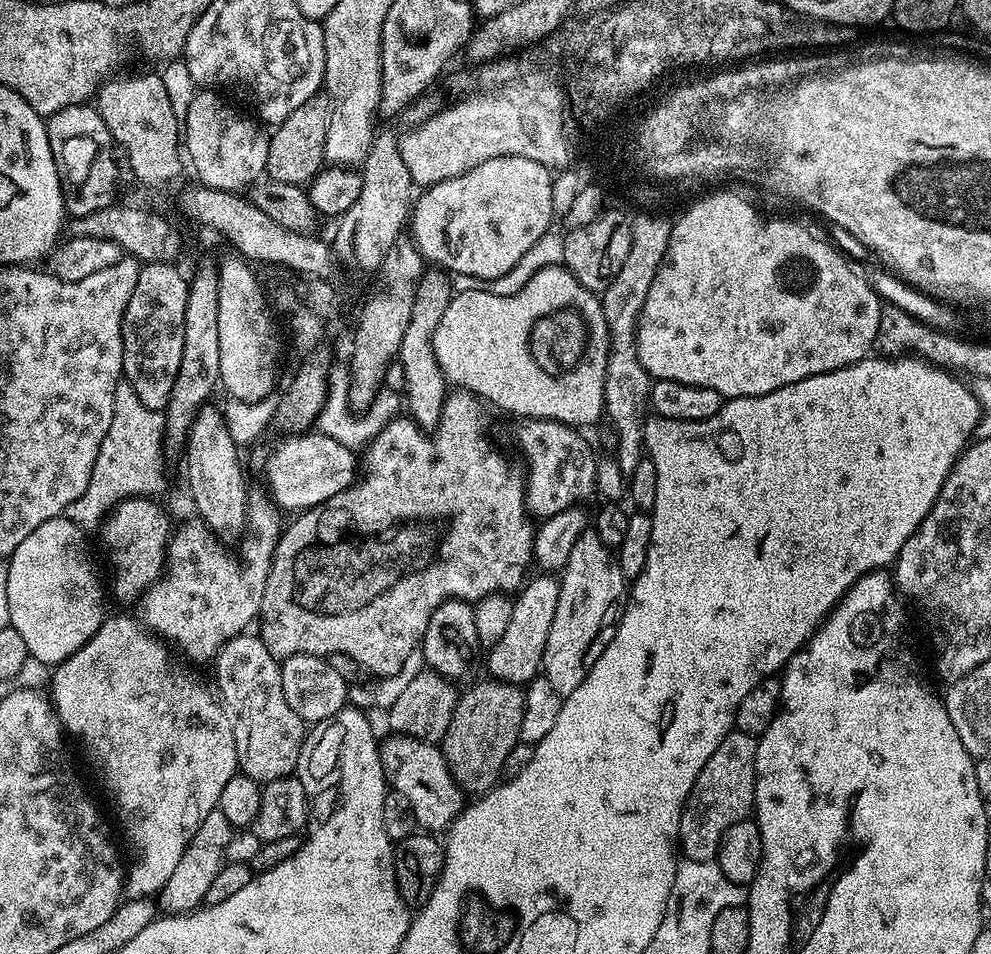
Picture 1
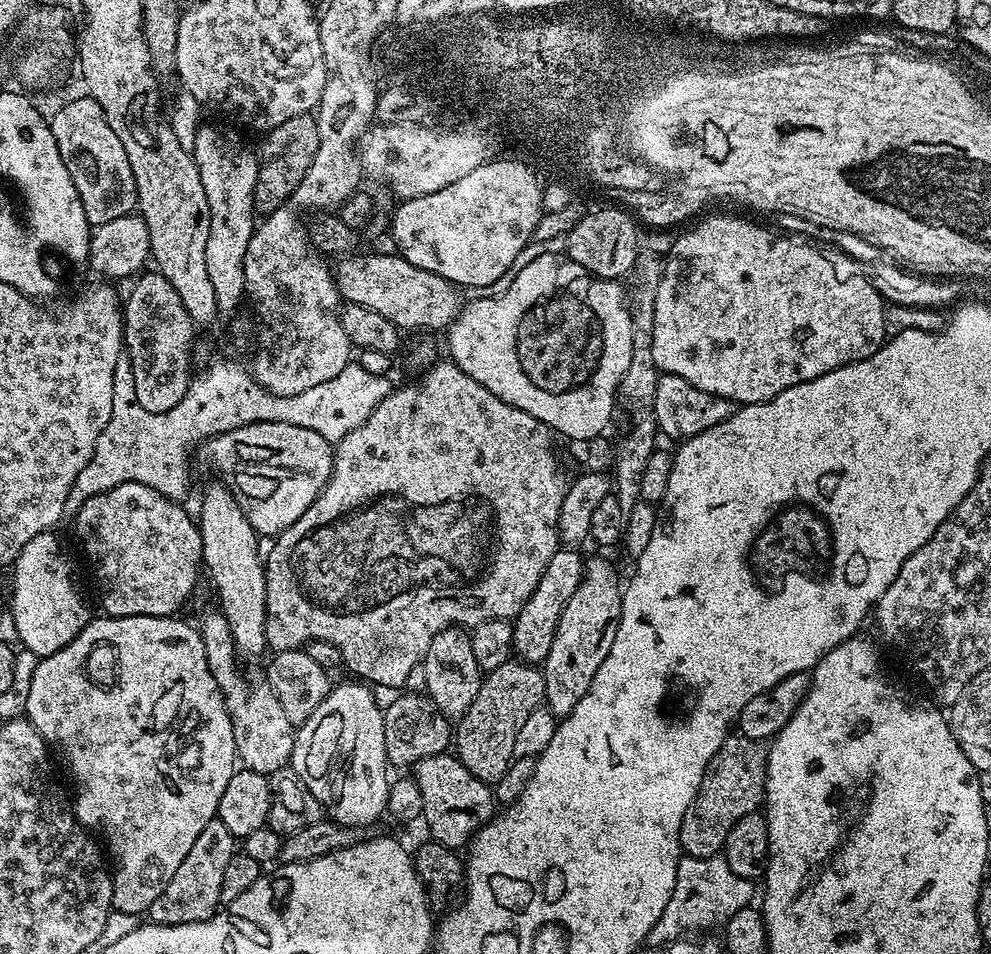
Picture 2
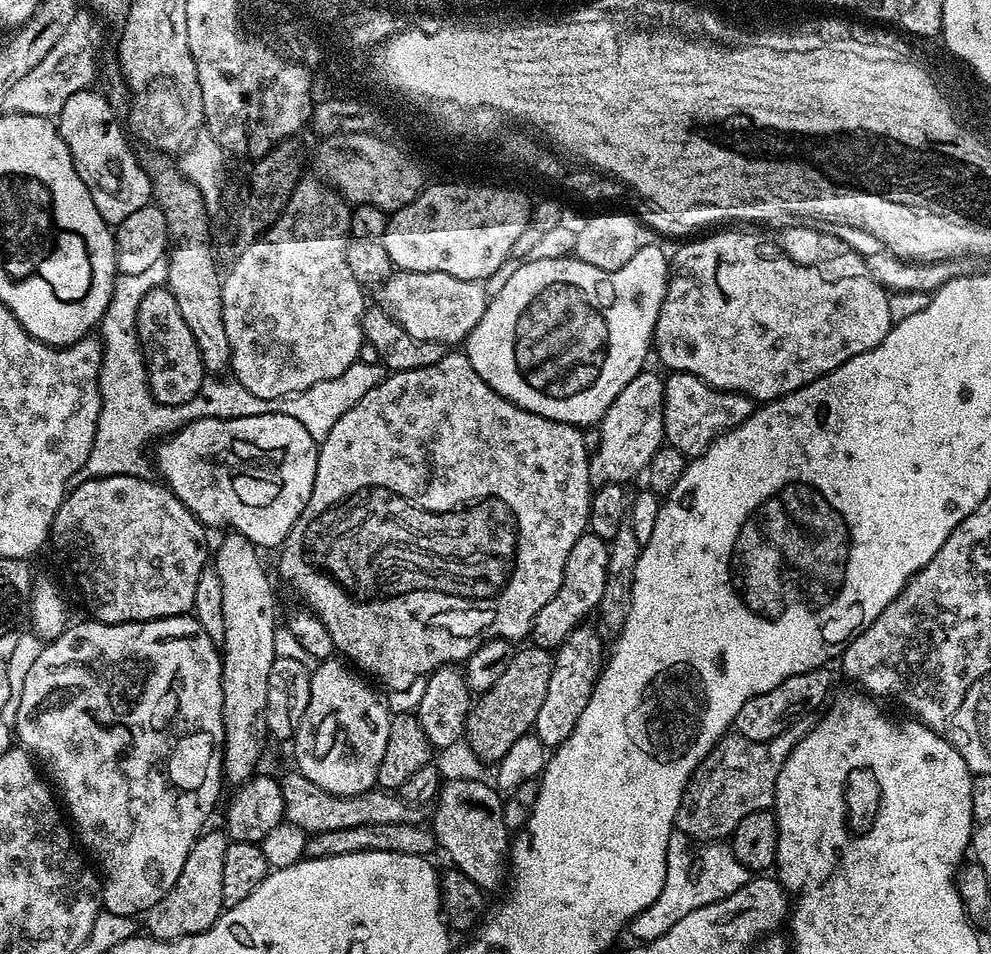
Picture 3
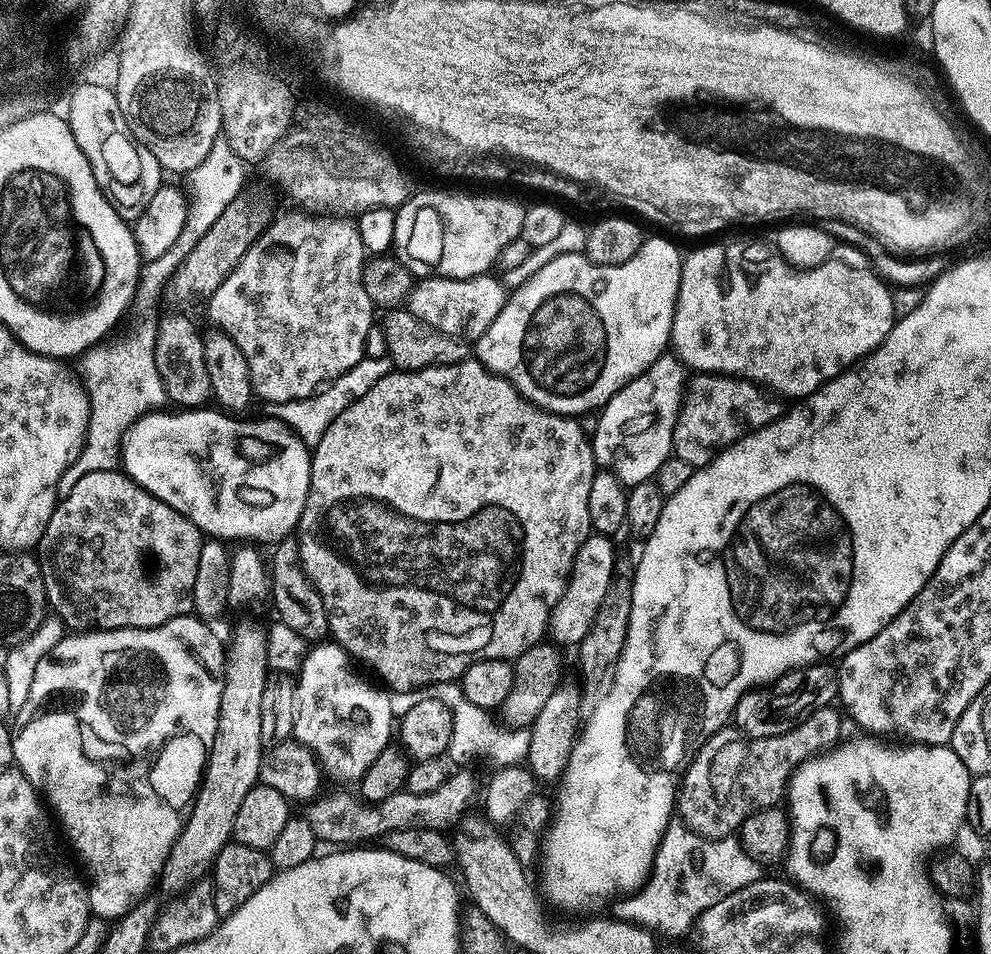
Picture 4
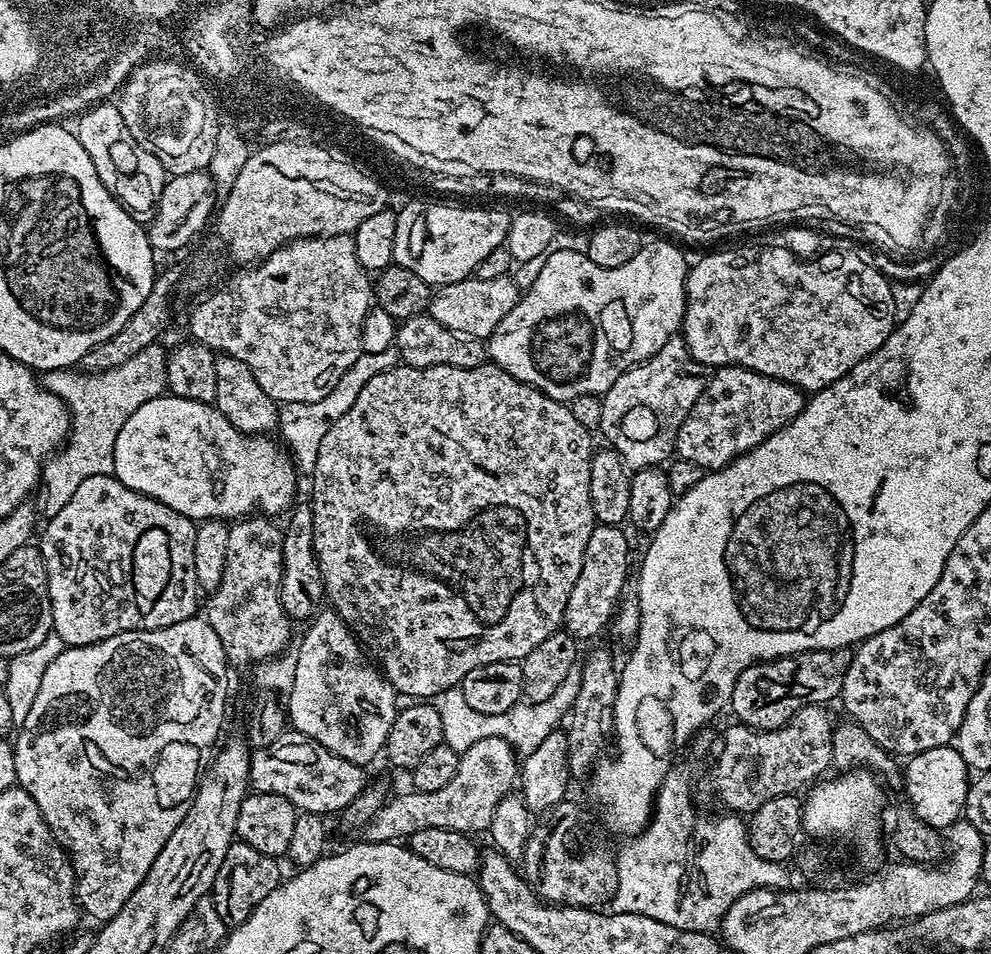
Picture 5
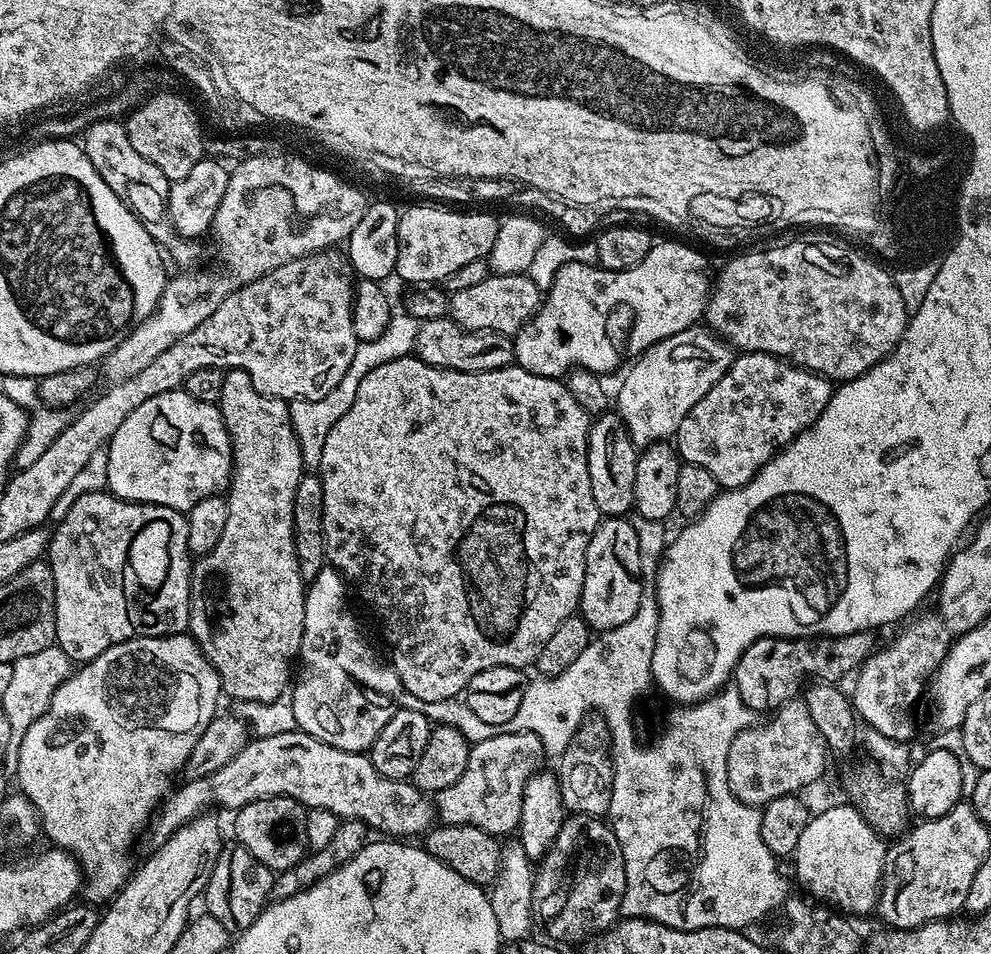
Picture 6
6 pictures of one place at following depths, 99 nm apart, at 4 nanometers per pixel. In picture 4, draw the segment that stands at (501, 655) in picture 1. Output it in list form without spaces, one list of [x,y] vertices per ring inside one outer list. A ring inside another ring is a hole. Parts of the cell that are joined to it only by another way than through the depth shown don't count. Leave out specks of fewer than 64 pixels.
[[[593,534],[582,542],[578,554],[572,563],[572,574],[568,578],[568,588],[558,598],[558,602],[552,608],[552,613],[548,615],[548,631],[551,643],[557,646],[572,644],[579,646],[586,634],[591,630],[595,615],[602,603],[602,598],[606,597],[606,592],[610,588],[613,576],[616,573],[616,562],[618,553],[612,545],[613,541],[604,535]]]

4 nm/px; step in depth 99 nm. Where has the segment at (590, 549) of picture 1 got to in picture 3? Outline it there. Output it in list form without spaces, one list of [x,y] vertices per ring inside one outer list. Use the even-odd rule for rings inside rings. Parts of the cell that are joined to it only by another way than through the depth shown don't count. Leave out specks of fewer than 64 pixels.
[[[581,626],[573,630],[555,649],[552,657],[550,690],[546,690],[546,698],[538,710],[534,725],[534,735],[543,742],[545,749],[555,750],[559,744],[566,742],[566,738],[570,738],[570,734],[574,734],[574,726],[578,726],[578,718],[582,718],[586,702],[590,702],[590,694],[605,663],[606,644],[604,648],[599,634],[588,627]]]

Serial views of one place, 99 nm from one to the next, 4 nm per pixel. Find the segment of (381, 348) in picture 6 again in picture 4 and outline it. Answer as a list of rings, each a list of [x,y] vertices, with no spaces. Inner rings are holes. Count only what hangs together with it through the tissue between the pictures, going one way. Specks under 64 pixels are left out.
[[[365,356],[349,372],[321,388],[315,396],[307,396],[301,400],[291,400],[281,404],[268,404],[267,415],[273,420],[280,420],[291,428],[300,437],[303,444],[315,446],[318,442],[322,442],[322,434],[326,434],[330,422],[334,422],[334,418],[338,418],[338,414],[342,414],[342,410],[346,410],[354,402],[358,402],[358,398],[362,398],[362,394],[366,394],[366,390],[370,390],[370,386],[375,386],[391,371],[393,371],[392,361],[387,356],[382,358]]]

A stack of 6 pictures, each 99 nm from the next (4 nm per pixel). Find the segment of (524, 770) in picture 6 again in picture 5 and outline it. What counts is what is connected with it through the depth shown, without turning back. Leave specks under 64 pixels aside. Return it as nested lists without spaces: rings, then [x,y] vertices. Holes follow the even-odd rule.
[[[482,738],[482,742],[474,742],[470,750],[460,753],[458,771],[446,786],[429,792],[407,790],[401,796],[393,795],[385,800],[376,819],[362,830],[363,839],[369,844],[404,842],[418,834],[418,830],[431,828],[469,834],[487,833],[494,810],[498,810],[498,802],[513,791],[517,780],[518,753],[512,744],[502,738]]]

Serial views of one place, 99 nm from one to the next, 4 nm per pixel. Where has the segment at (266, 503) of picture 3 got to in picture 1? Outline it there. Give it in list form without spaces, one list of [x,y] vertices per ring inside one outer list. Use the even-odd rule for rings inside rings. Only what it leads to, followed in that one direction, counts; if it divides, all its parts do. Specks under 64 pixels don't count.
[[[318,430],[288,434],[284,441],[268,456],[264,476],[268,479],[267,491],[281,509],[307,510],[324,504],[334,494],[346,490],[358,479],[358,456],[342,442],[334,442]]]

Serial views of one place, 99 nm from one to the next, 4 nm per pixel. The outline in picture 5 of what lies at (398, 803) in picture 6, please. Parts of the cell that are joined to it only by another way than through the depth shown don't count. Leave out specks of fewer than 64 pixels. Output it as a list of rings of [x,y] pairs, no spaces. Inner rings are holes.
[[[285,730],[274,742],[269,745],[261,744],[252,752],[248,782],[252,792],[282,794],[299,811],[339,814],[343,808],[350,806],[350,802],[354,802],[354,798],[358,798],[358,794],[362,794],[366,783],[364,772],[365,769],[361,765],[346,762],[346,758],[338,758],[338,754],[326,750],[326,746],[314,742],[306,734]]]

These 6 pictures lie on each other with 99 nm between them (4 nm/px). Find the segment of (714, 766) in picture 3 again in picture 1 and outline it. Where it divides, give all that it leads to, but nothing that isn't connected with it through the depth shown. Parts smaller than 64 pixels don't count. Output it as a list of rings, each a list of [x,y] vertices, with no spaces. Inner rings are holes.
[[[733,730],[726,738],[722,738],[718,750],[714,750],[714,754],[706,758],[706,766],[702,766],[702,770],[697,774],[688,801],[684,803],[680,815],[678,848],[687,859],[694,862],[715,861],[716,851],[722,842],[722,834],[726,834],[726,830],[730,830],[734,822],[742,822],[753,815],[756,802],[756,742],[757,737]]]

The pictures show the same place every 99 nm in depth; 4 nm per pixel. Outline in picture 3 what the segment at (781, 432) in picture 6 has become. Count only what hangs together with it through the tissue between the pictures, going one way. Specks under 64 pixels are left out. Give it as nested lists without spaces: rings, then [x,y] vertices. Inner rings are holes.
[[[689,372],[667,373],[664,383],[664,438],[667,447],[678,449],[683,456],[701,456],[724,432],[729,432],[731,428],[737,428],[742,422],[746,422],[746,418],[750,418],[753,411],[752,397],[745,396],[743,392],[724,392]]]

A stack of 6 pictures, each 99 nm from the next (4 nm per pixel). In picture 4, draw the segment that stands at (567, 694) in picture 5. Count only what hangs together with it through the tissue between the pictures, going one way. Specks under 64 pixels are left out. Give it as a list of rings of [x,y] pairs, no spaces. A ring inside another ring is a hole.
[[[449,682],[439,685],[438,695],[452,714],[452,734],[450,746],[447,750],[449,757],[460,760],[463,756],[485,756],[493,760],[496,766],[514,766],[523,761],[528,755],[528,728],[510,729],[506,726],[498,728],[493,722],[489,709],[474,706],[464,696],[464,691],[459,683]]]

